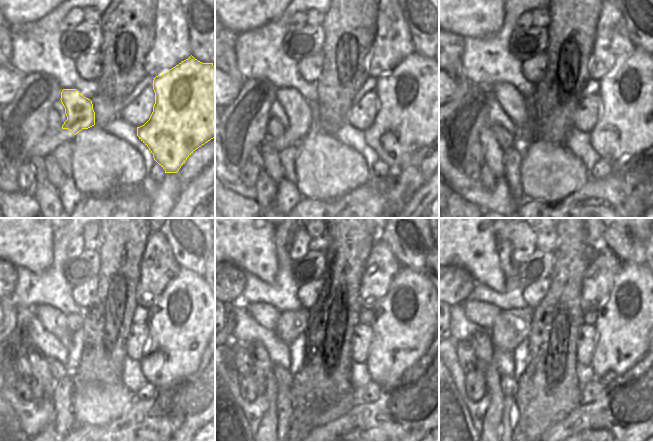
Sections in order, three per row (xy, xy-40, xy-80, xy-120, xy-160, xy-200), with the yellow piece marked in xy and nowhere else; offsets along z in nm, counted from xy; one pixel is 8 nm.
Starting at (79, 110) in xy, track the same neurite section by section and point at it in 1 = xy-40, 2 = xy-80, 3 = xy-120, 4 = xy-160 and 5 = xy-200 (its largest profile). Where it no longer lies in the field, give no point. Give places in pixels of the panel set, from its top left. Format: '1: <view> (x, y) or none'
1: xy-40 (297, 109)
2: xy-80 (509, 98)
3: xy-120 (53, 320)
4: xy-160 (266, 315)
5: xy-200 (482, 314)

